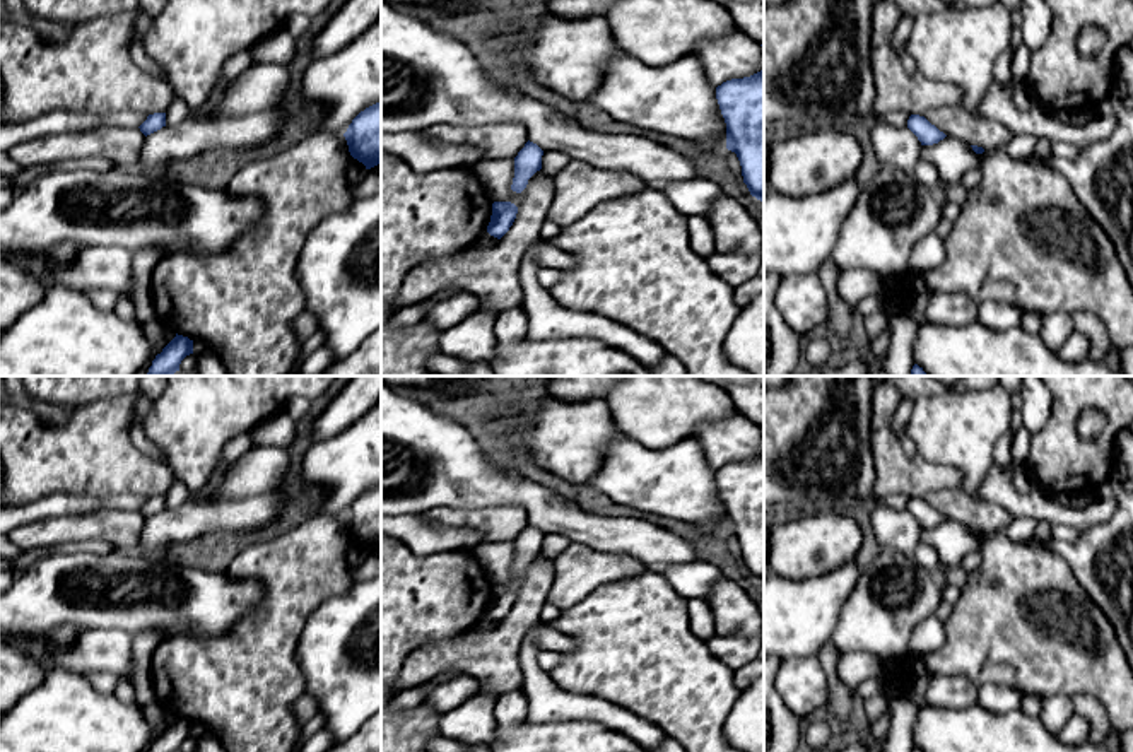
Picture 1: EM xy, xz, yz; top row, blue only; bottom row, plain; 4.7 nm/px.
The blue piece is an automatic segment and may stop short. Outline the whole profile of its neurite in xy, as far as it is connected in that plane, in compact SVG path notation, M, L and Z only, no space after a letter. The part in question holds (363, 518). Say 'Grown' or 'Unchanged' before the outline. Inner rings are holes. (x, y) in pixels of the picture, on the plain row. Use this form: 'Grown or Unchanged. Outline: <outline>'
Unchanged. Outline: M381 485L361 494L343 516L354 542L371 552L381 545Z

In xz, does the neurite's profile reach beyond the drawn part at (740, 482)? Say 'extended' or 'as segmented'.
as segmented

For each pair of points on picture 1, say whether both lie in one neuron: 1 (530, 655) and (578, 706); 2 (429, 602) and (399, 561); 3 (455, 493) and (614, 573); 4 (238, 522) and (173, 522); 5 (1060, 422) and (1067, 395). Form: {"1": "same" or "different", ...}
{"1": "same", "2": "same", "3": "different", "4": "same", "5": "same"}

